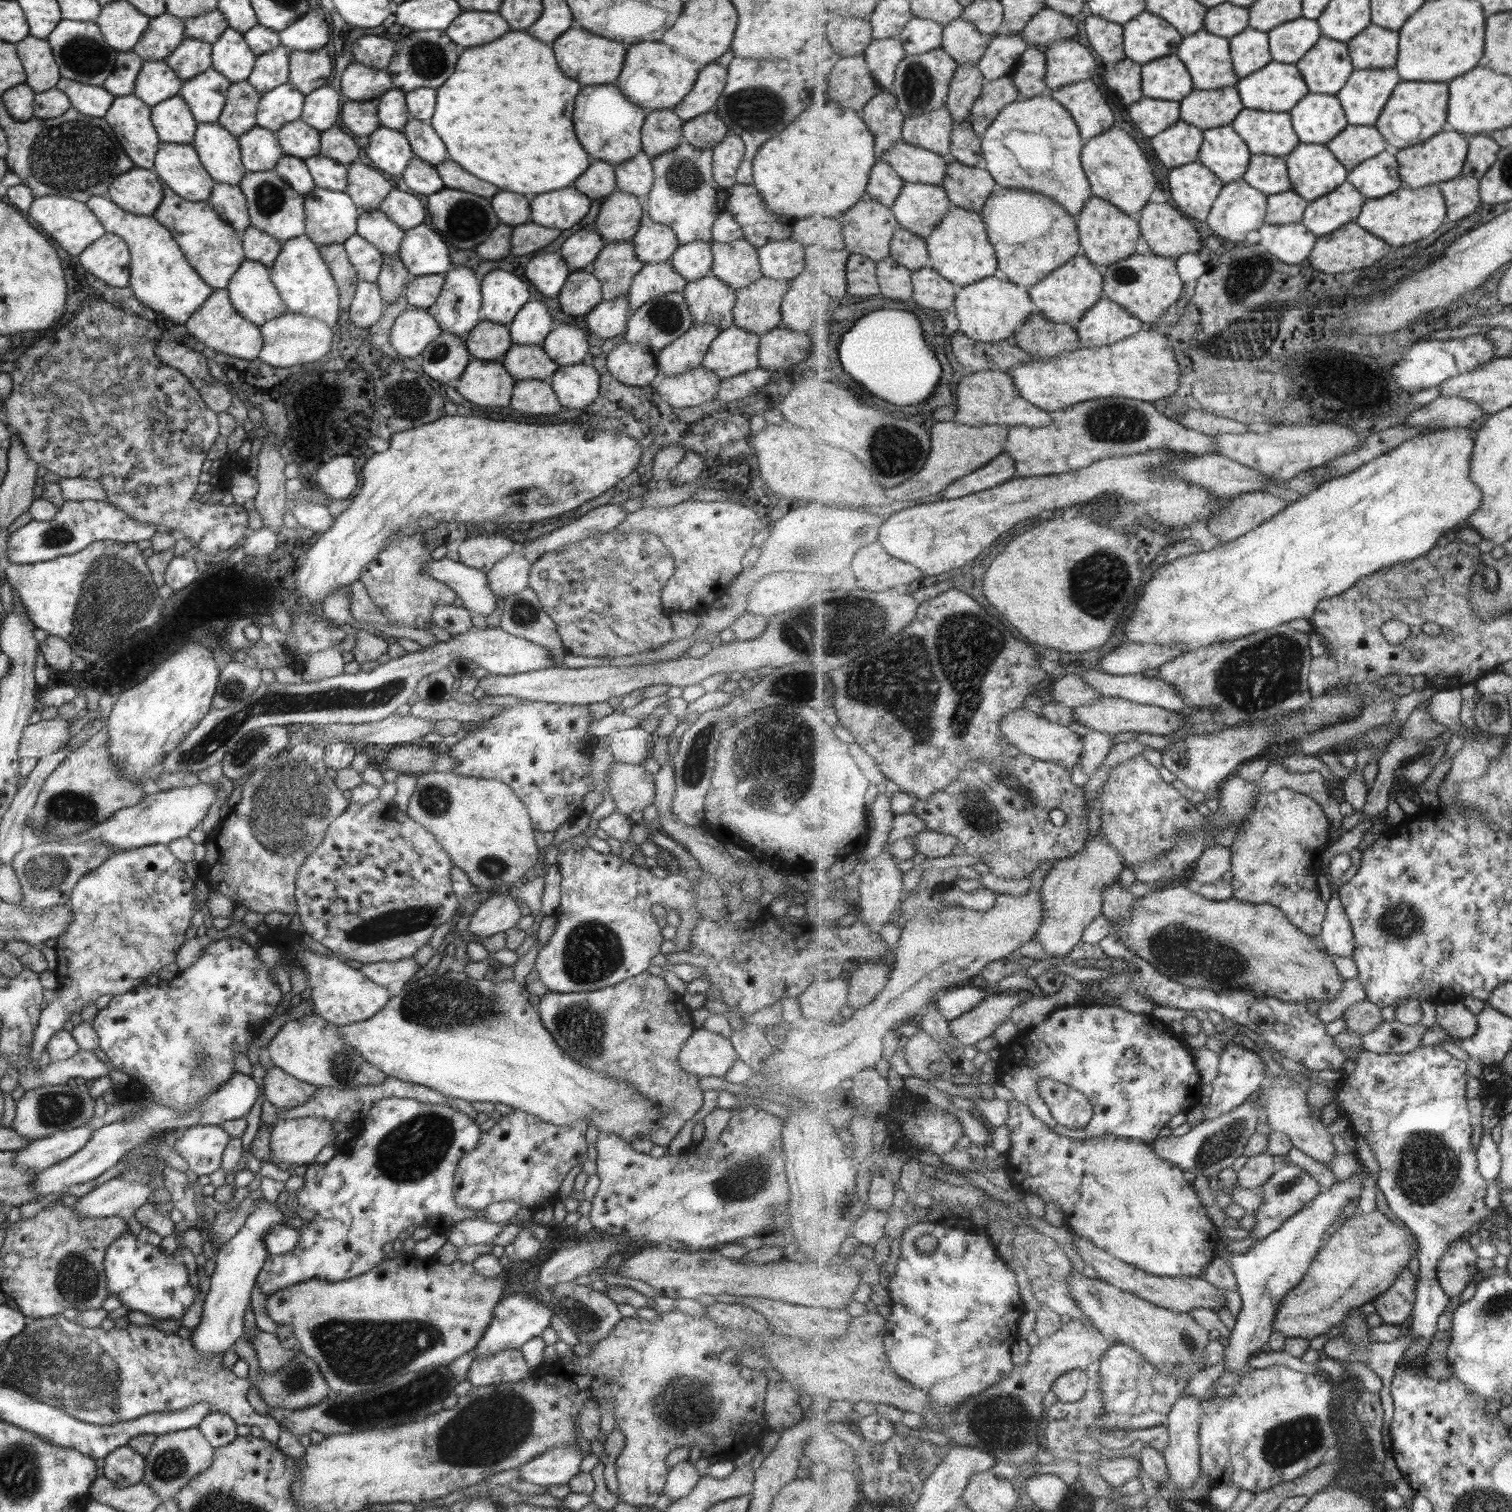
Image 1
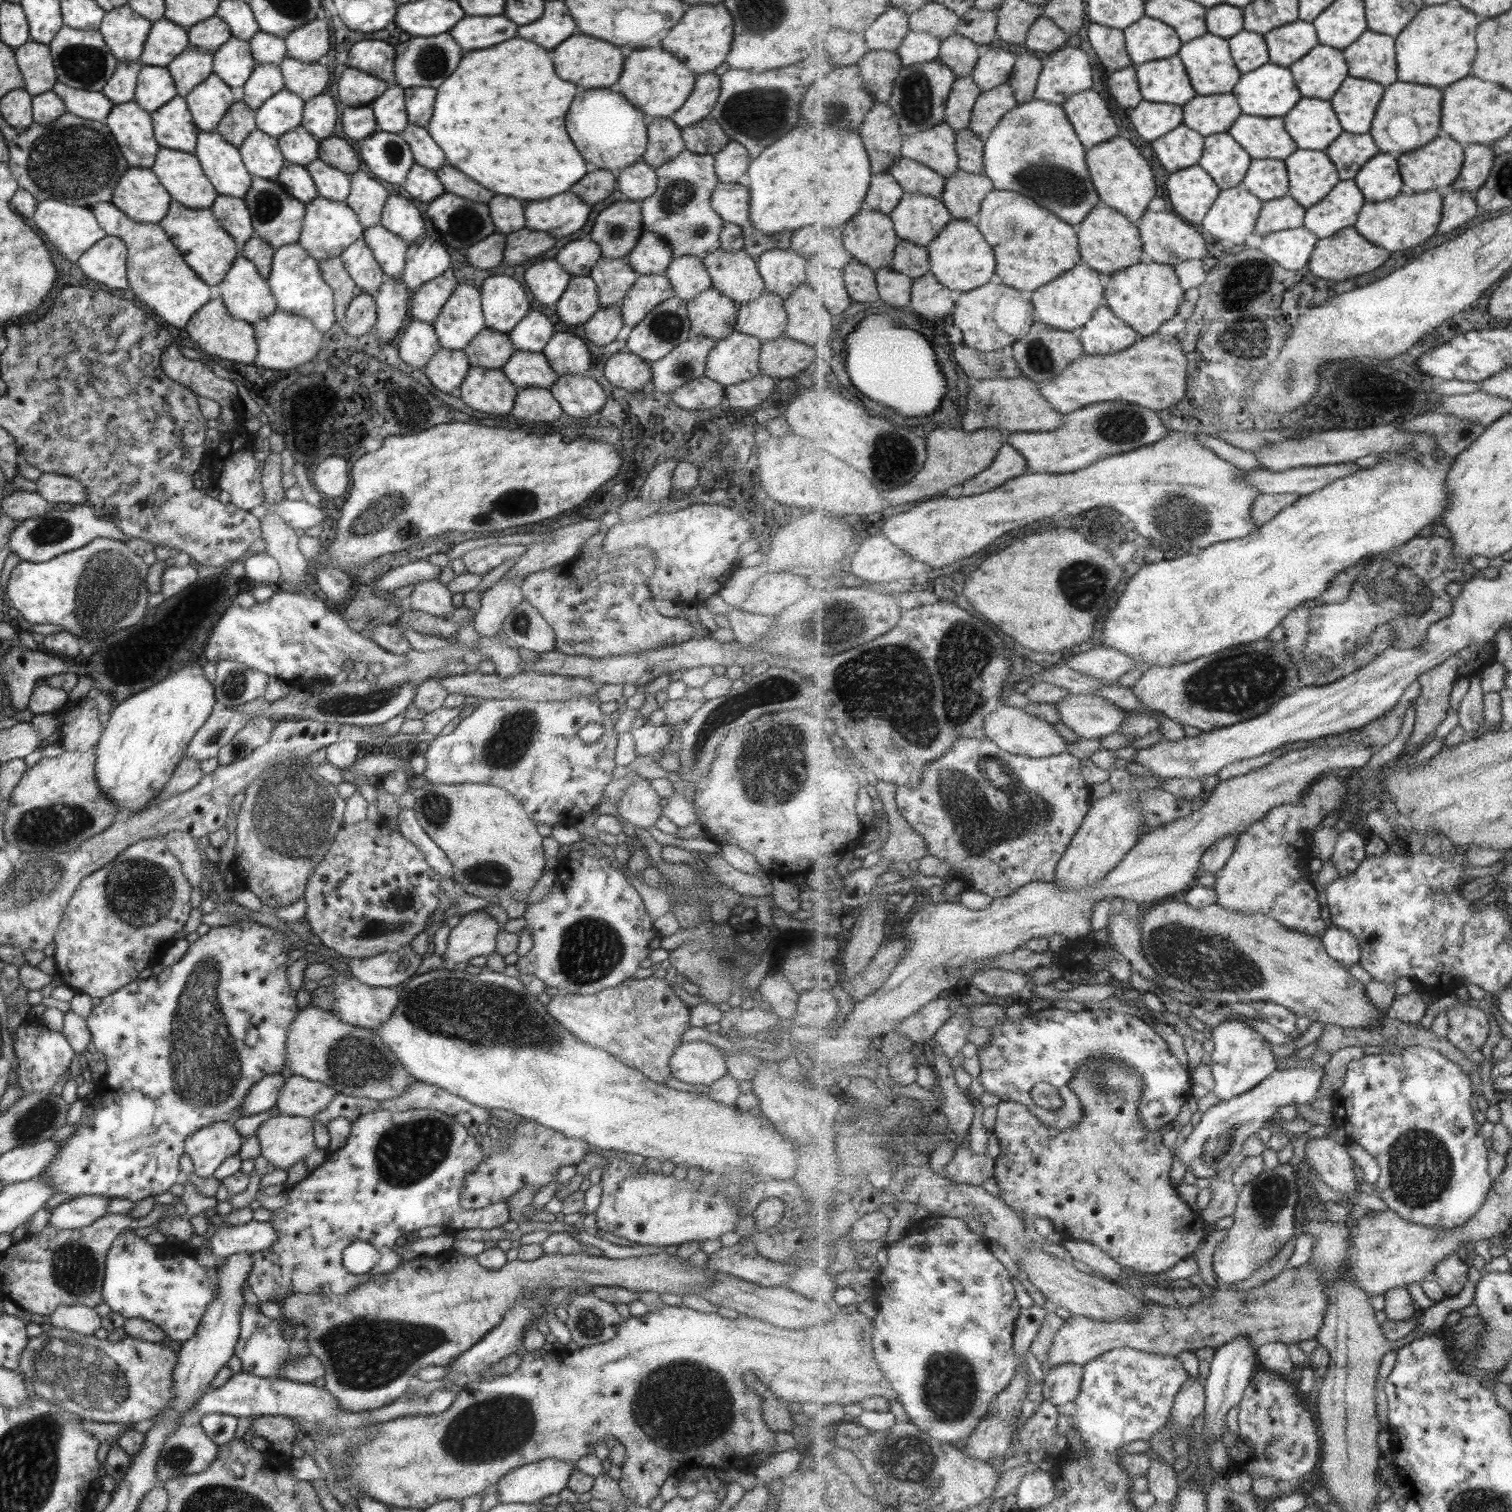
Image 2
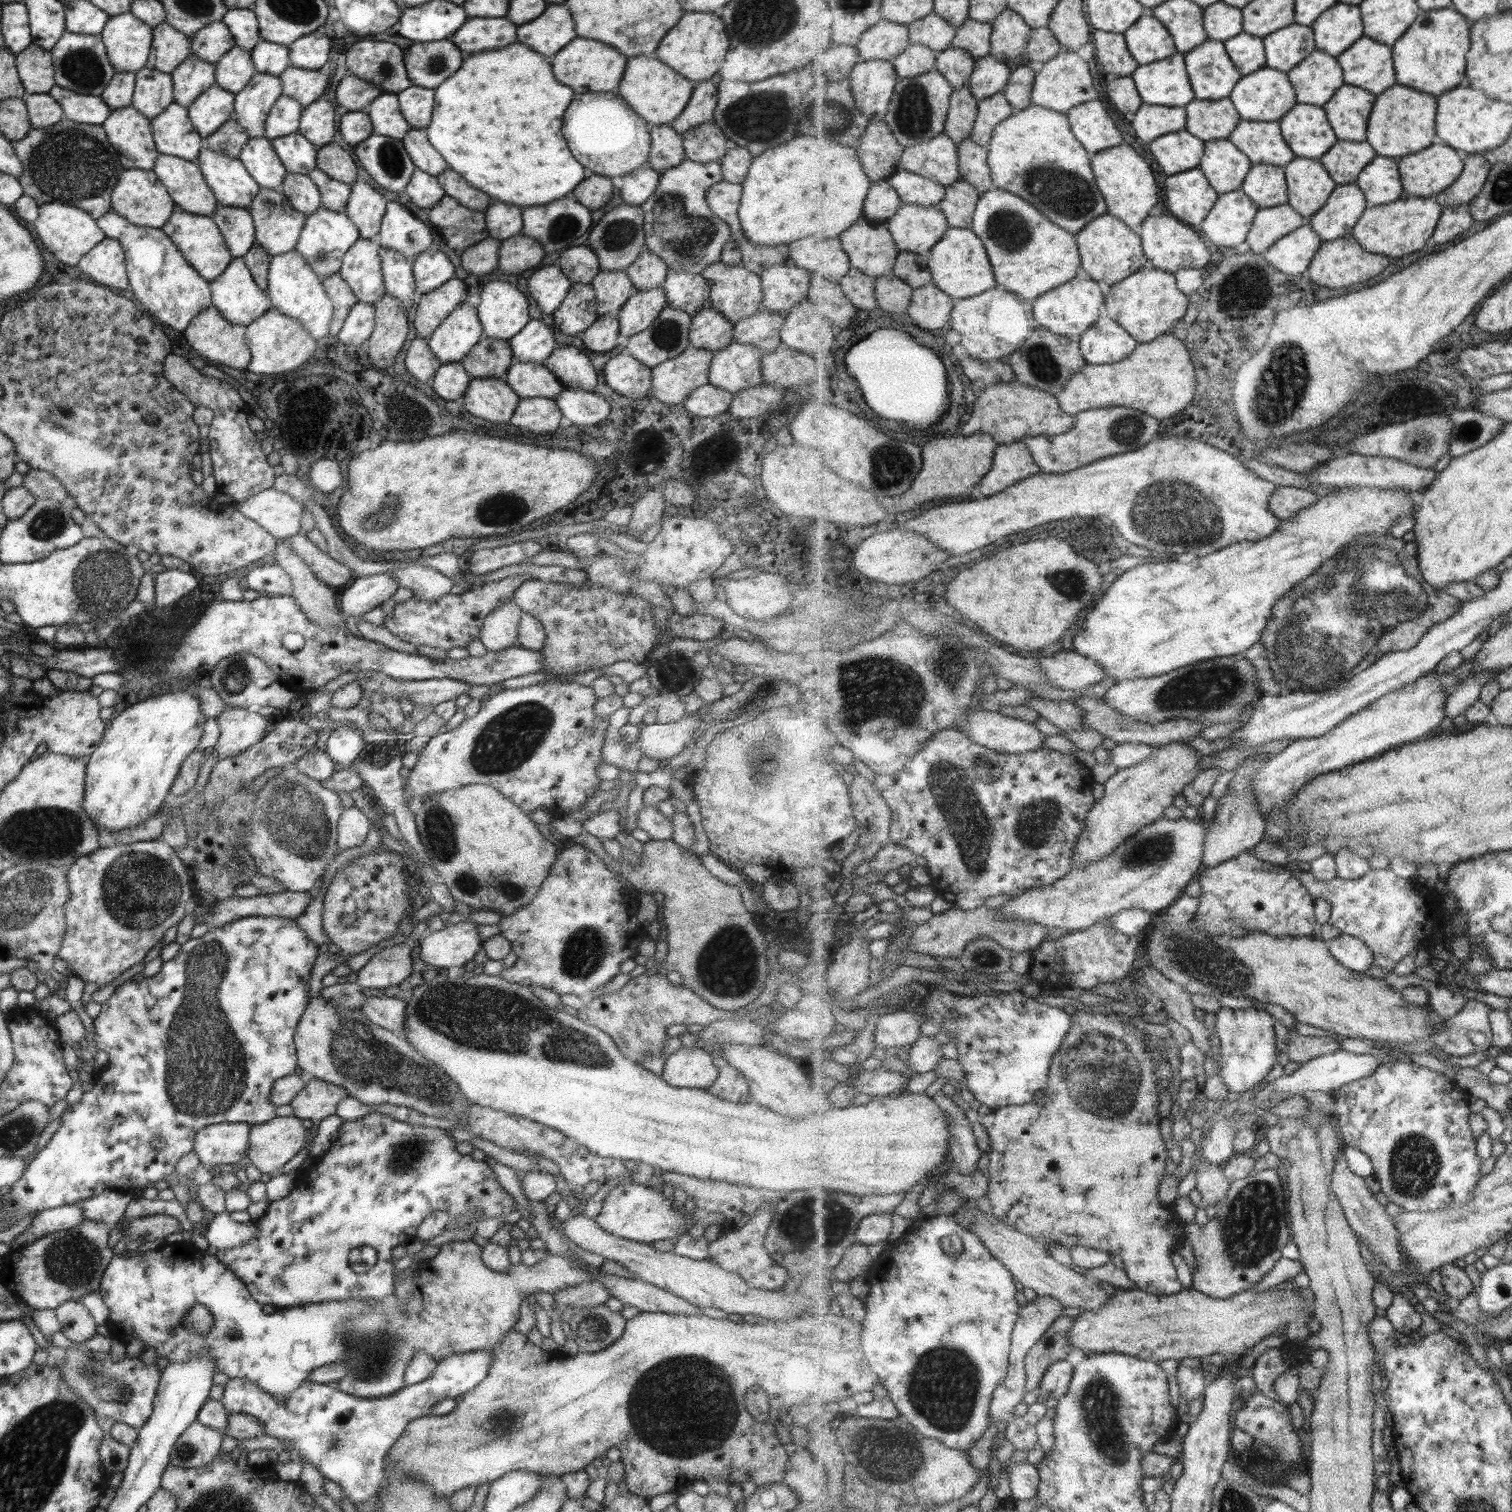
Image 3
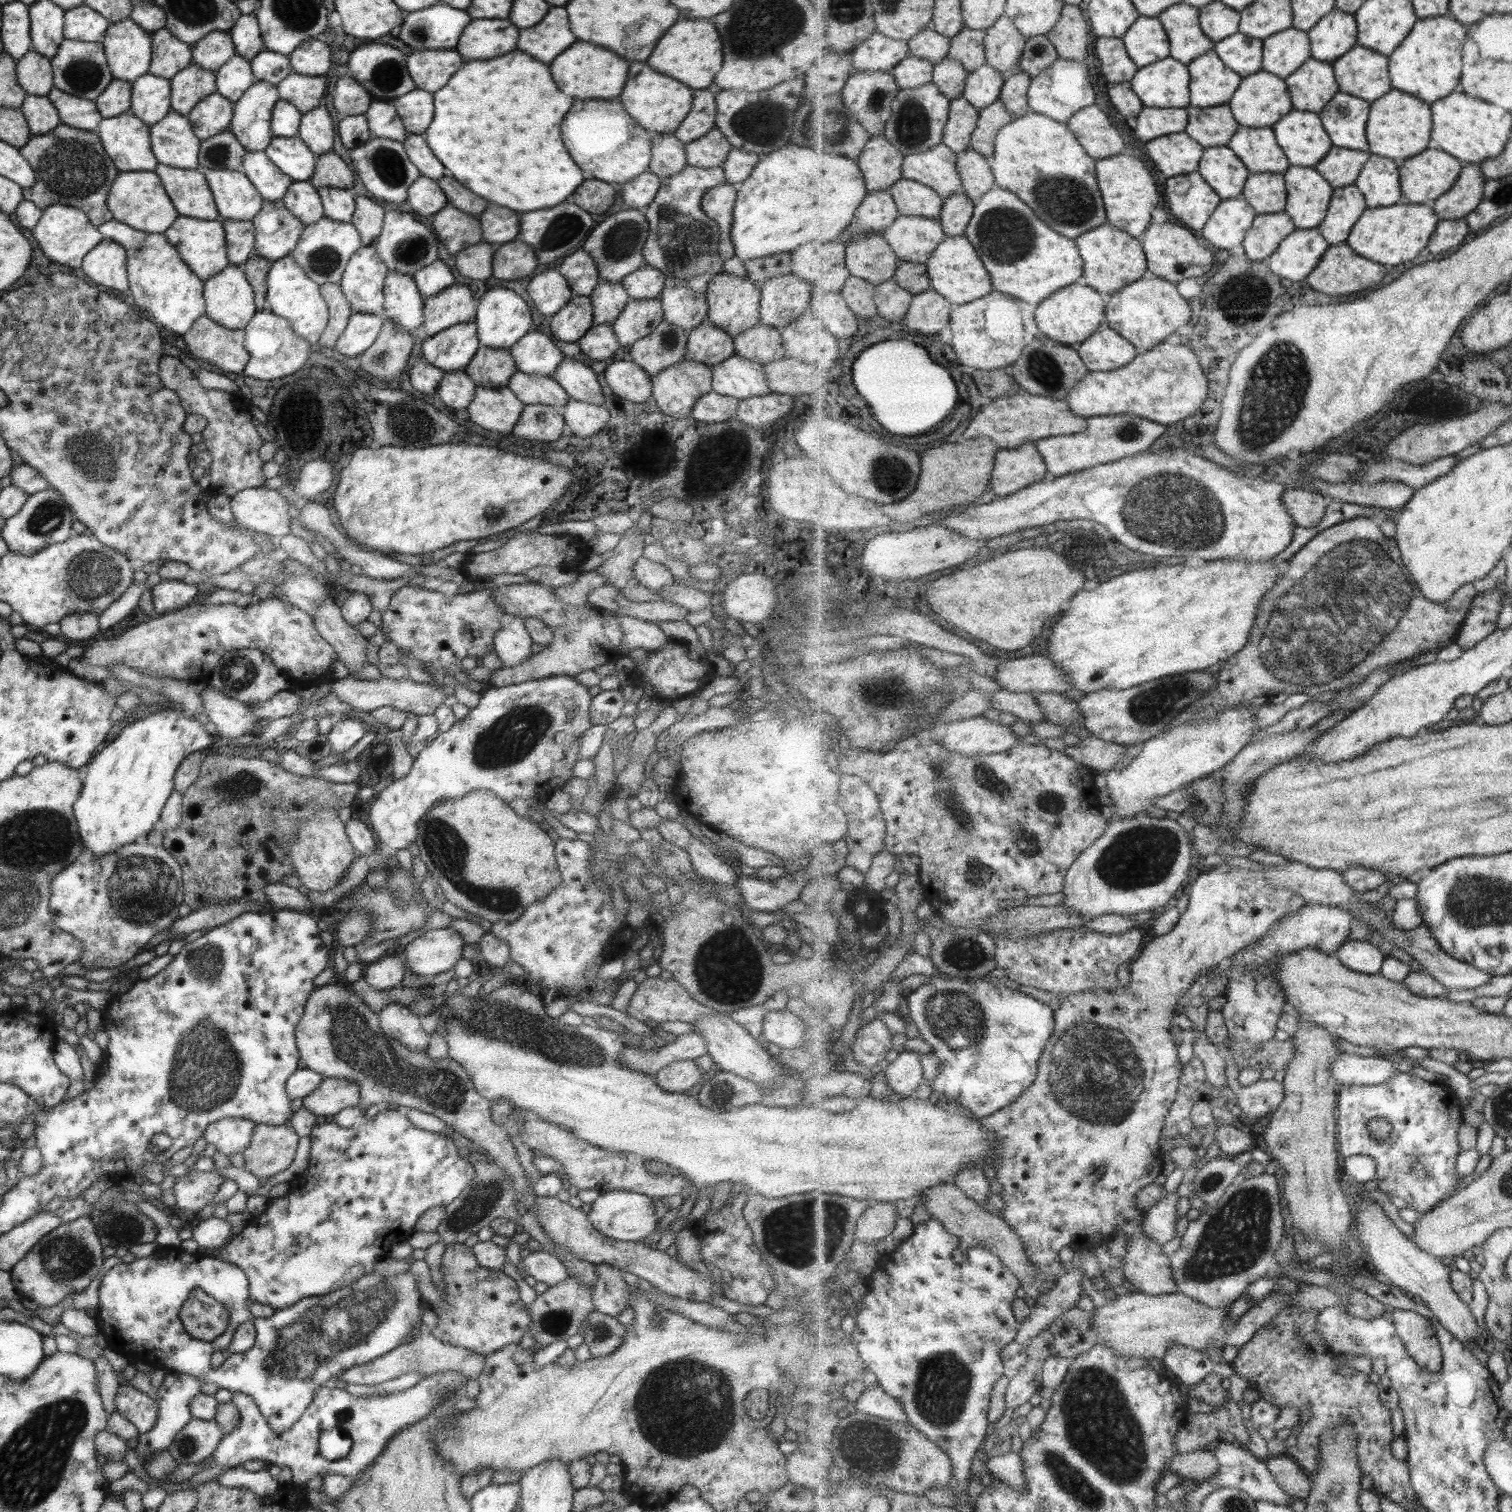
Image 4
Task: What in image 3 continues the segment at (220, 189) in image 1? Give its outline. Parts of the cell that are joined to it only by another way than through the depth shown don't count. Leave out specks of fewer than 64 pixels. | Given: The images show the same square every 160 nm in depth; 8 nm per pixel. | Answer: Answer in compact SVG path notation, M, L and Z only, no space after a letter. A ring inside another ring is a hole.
M217 204L211 220L224 238L232 258L242 258L251 247L255 246L254 227L247 209Z

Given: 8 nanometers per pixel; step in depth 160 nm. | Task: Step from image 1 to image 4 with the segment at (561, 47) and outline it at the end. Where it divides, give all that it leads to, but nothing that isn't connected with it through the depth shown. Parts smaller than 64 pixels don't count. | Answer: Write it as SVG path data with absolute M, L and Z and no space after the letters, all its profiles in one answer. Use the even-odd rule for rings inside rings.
M575 42L549 64L551 78L557 84L557 88L565 92L567 96L573 96L579 100L585 100L585 98L616 99L627 81L627 68L629 68L627 62L615 58L607 50L601 50L585 42Z

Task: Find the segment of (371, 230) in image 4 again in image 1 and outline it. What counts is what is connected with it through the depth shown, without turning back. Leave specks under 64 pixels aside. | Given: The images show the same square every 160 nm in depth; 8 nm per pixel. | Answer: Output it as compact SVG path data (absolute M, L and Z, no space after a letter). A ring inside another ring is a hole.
M358 160L349 164L347 169L344 193L360 211L369 212L378 209L393 184L383 179L377 169L363 165Z

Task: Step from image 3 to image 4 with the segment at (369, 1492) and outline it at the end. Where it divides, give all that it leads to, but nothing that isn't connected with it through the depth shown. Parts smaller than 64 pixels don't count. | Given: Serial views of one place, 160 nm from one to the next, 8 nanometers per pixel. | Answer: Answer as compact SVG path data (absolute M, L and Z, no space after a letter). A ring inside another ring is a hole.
M440 1370L421 1377L412 1388L398 1393L373 1395L366 1398L355 1398L347 1393L342 1386L334 1389L323 1385L313 1393L313 1401L301 1412L301 1419L279 1435L271 1433L267 1421L263 1419L257 1406L249 1396L241 1392L232 1393L230 1404L240 1413L240 1423L233 1432L223 1435L215 1452L203 1461L204 1468L221 1466L224 1469L240 1467L243 1462L260 1460L268 1466L287 1467L293 1474L293 1484L303 1486L305 1480L319 1476L338 1474L343 1477L357 1478L359 1472L369 1468L373 1460L383 1450L382 1446L389 1438L405 1426L425 1418L429 1411L438 1410L446 1401L453 1401L462 1394L467 1378L454 1370ZM333 1428L339 1428L351 1440L349 1453L341 1460L329 1462L318 1454L318 1436Z

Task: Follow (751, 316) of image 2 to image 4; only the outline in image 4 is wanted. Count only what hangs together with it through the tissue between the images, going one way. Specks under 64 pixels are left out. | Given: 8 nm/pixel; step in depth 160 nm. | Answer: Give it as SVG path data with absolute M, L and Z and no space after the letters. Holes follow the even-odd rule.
M758 323L733 337L732 341L735 355L757 362L762 366L783 359L787 354L779 329L773 326L763 326Z

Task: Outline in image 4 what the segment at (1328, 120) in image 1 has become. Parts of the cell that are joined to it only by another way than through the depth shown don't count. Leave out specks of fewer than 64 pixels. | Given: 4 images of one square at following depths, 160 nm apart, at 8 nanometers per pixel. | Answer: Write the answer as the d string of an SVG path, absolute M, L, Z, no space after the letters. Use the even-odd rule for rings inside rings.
M1294 108L1272 129L1293 166L1315 167L1334 145L1317 112Z

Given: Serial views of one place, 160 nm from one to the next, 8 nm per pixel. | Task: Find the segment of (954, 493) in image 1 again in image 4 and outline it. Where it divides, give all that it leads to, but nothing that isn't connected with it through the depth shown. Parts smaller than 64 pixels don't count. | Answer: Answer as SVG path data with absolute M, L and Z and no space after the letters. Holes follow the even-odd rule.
M1034 442L1017 449L1001 449L996 455L997 468L993 470L993 490L1005 498L1050 477L1043 456Z

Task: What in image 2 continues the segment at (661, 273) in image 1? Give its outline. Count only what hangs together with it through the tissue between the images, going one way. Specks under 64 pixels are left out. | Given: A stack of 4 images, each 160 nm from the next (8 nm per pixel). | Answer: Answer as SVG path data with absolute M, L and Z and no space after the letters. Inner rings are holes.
M662 274L638 275L619 306L622 323L637 326L658 304L674 296L669 281Z

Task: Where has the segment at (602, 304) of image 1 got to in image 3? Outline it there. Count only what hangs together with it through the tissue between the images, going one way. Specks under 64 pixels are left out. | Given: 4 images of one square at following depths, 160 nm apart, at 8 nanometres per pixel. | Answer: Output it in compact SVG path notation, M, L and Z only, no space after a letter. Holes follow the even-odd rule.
M612 315L599 316L582 334L581 340L587 350L597 354L609 352L616 345L618 319Z

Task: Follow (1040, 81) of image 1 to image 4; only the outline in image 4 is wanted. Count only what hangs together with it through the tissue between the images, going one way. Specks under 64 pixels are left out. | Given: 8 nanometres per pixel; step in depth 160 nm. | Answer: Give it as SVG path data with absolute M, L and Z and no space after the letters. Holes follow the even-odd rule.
M1021 68L1014 75L1006 76L1005 86L1000 94L1000 101L1005 104L1014 118L1025 116L1031 112L1028 92L1032 79L1033 77Z

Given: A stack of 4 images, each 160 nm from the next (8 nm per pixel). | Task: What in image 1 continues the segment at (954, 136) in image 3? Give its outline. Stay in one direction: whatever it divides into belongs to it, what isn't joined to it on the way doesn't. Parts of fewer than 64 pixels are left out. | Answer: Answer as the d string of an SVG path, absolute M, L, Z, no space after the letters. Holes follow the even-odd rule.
M961 64L956 70L945 104L955 123L969 120L970 112L981 96L987 79L975 64Z

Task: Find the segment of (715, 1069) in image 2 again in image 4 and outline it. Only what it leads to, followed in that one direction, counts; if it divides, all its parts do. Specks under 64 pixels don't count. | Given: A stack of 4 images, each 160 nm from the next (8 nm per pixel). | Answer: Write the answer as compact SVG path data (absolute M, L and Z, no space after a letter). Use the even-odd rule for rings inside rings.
M695 1060L673 1062L661 1068L655 1076L654 1083L665 1092L686 1093L691 1086L700 1081L703 1072Z

